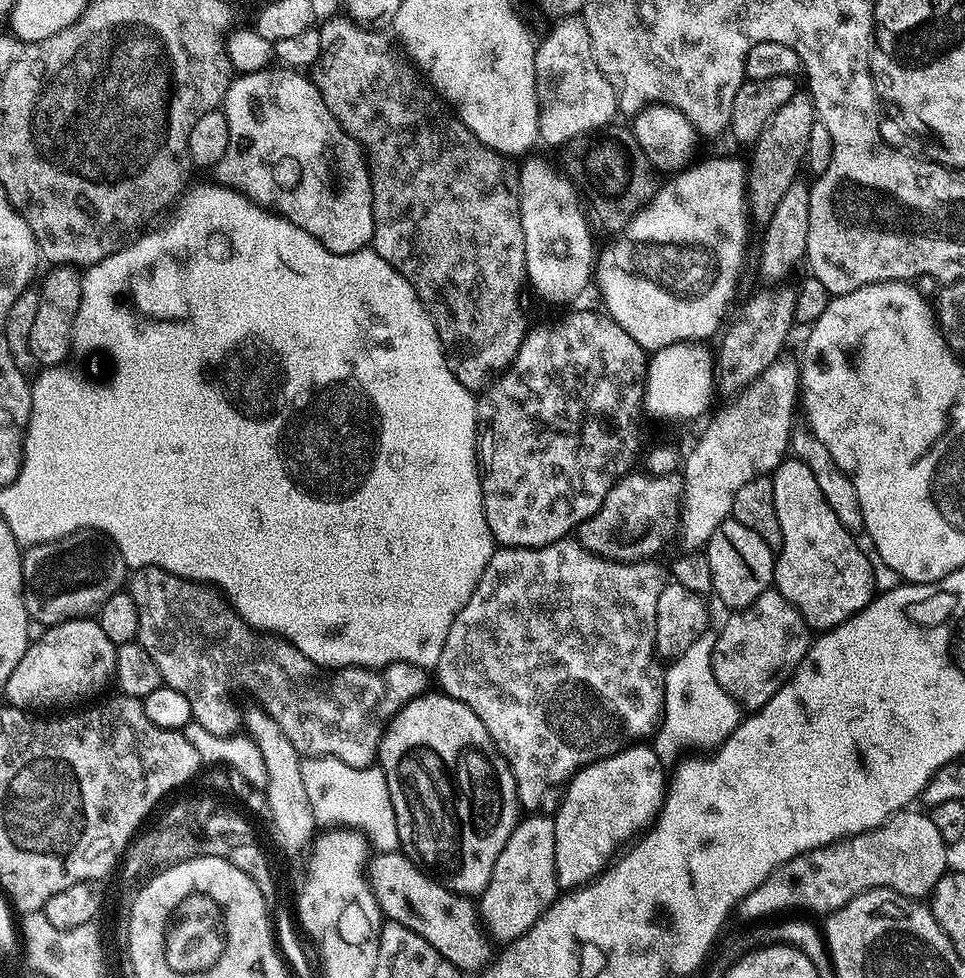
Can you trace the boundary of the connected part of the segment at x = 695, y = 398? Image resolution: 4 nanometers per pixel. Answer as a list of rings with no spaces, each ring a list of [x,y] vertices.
[[[700,342],[675,344],[655,349],[648,356],[648,376],[644,380],[643,411],[652,416],[677,416],[696,420],[714,397],[714,356]]]

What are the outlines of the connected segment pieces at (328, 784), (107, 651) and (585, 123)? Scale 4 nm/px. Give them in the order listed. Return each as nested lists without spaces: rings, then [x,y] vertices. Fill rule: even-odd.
[[[332,756],[307,757],[301,761],[301,764],[303,780],[307,783],[307,793],[319,825],[343,826],[362,830],[375,851],[394,852],[400,848],[397,819],[394,816],[389,787],[386,784],[384,772],[378,766],[352,767]]]
[[[67,620],[61,624],[53,624],[45,627],[40,637],[33,639],[28,645],[26,654],[22,654],[22,662],[14,666],[14,674],[6,682],[2,690],[2,696],[11,707],[25,710],[56,710],[59,704],[72,704],[68,706],[80,706],[87,696],[103,690],[107,684],[114,680],[114,645],[104,639],[102,626],[95,622],[81,622],[79,620]]]
[[[579,15],[565,16],[555,23],[557,24],[553,26],[548,37],[537,43],[534,78],[540,140],[543,143],[563,146],[580,136],[607,129],[613,123],[612,115],[617,115],[618,109],[610,82],[606,82],[602,70],[598,70],[598,62],[594,62],[590,30],[586,30],[584,19]]]

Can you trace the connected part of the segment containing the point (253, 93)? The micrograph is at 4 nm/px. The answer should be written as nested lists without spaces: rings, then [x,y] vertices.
[[[269,66],[263,72],[245,72],[233,79],[222,105],[230,126],[230,146],[226,146],[222,162],[215,166],[215,179],[227,188],[244,193],[277,216],[285,216],[334,255],[365,251],[374,234],[372,174],[366,153],[357,140],[341,128],[315,83],[303,74],[300,70]]]

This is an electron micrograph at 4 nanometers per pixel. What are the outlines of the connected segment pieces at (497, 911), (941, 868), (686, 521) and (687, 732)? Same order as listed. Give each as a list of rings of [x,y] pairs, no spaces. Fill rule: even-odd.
[[[528,814],[517,823],[516,829],[506,838],[506,846],[502,846],[502,854],[498,854],[498,862],[494,862],[494,874],[490,874],[490,882],[479,893],[478,904],[483,919],[488,923],[493,937],[498,936],[503,942],[517,940],[522,934],[542,918],[542,914],[556,901],[558,885],[554,870],[554,819],[551,815]]]
[[[905,810],[896,813],[891,820],[871,828],[857,836],[850,836],[847,840],[838,840],[826,848],[815,848],[809,852],[799,852],[792,860],[778,866],[748,895],[746,907],[752,916],[768,916],[771,912],[784,912],[787,908],[805,908],[808,912],[837,912],[846,902],[850,902],[858,894],[868,892],[871,888],[893,888],[898,894],[913,898],[931,897],[938,878],[942,878],[949,871],[949,845],[944,843],[942,834],[938,834],[931,815]]]
[[[788,354],[781,355],[779,360],[776,360],[770,366],[766,366],[766,370],[762,370],[762,374],[758,374],[758,378],[754,378],[754,382],[748,388],[745,388],[739,396],[731,401],[732,408],[725,410],[721,416],[713,418],[712,422],[705,428],[704,433],[700,436],[700,441],[693,446],[692,449],[687,449],[686,455],[682,460],[682,475],[684,478],[684,496],[680,500],[680,527],[678,529],[679,539],[684,539],[684,544],[688,550],[700,550],[707,545],[710,534],[714,534],[714,530],[718,530],[718,526],[722,521],[729,519],[732,515],[732,507],[734,506],[734,494],[738,494],[738,489],[741,486],[746,486],[746,482],[750,482],[756,476],[766,476],[775,472],[783,460],[786,459],[786,453],[789,451],[788,443],[790,442],[790,434],[794,427],[792,419],[798,414],[798,395],[800,393],[800,366],[795,359],[791,360]]]
[[[709,630],[690,642],[686,654],[671,661],[662,672],[664,710],[650,747],[665,766],[672,766],[681,757],[683,748],[712,750],[724,743],[741,722],[742,705],[728,693],[714,676],[714,650],[716,632]],[[656,740],[656,741],[655,741]]]

